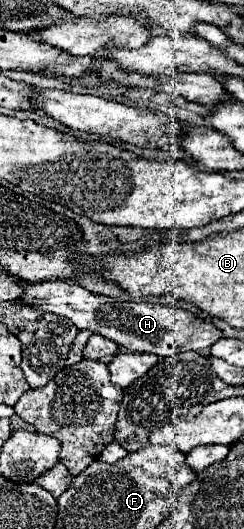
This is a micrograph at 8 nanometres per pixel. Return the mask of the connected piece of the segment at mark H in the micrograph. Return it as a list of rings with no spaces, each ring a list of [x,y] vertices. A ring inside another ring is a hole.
[[[49,280],[49,282],[19,282],[23,294],[17,304],[31,306],[35,310],[53,312],[69,318],[79,330],[91,330],[95,334],[107,336],[109,340],[125,346],[129,352],[151,352],[155,356],[175,356],[187,350],[205,352],[211,348],[223,334],[207,320],[195,320],[193,314],[161,306],[161,304],[143,304],[143,302],[123,302],[111,296],[91,294],[85,288],[71,284],[67,280]]]

